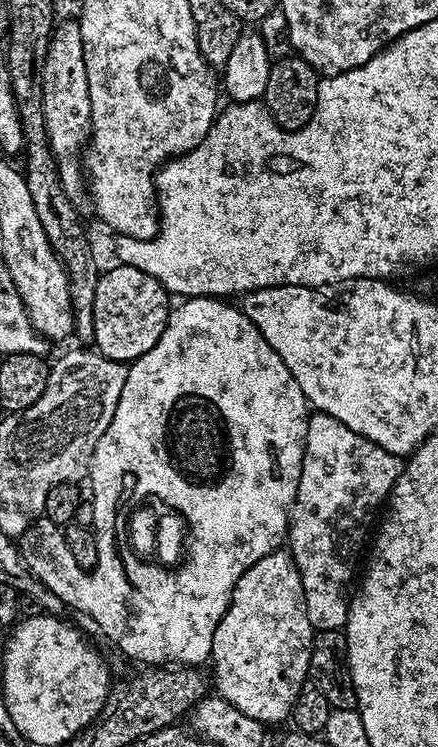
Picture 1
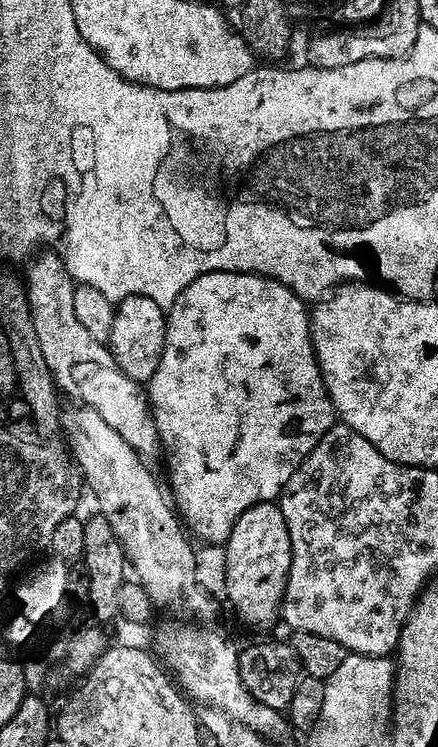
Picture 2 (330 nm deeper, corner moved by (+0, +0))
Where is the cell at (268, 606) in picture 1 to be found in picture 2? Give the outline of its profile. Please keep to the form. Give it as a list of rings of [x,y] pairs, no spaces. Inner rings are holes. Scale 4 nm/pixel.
[[[279,503],[247,508],[234,522],[224,550],[224,592],[237,618],[252,628],[270,627],[280,616],[280,602],[292,561],[290,534]]]

